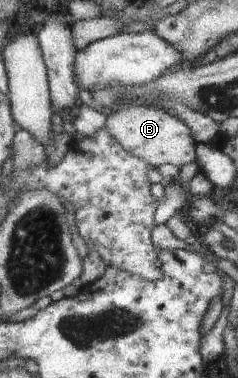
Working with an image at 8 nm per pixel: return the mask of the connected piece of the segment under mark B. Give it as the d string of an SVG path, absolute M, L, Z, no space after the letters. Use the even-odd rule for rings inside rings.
M123 103L120 109L114 107L113 113L106 120L104 128L122 148L132 152L134 156L144 160L150 166L159 167L162 164L174 164L178 168L197 161L197 142L192 138L186 124L163 108L156 108L145 103Z

